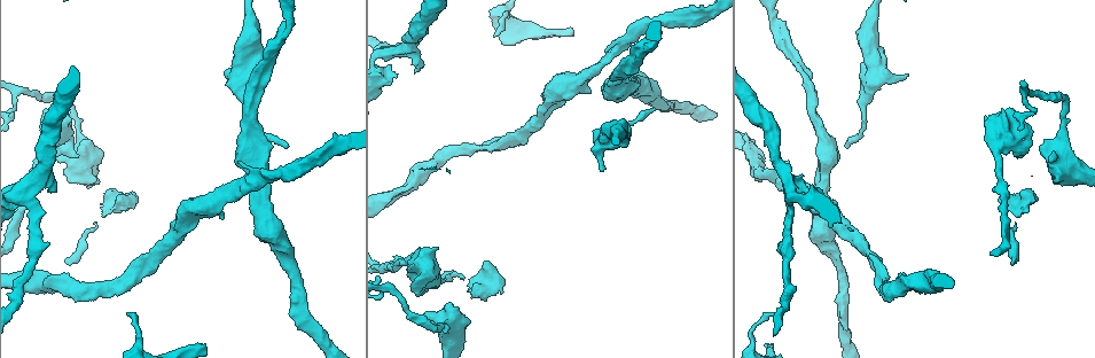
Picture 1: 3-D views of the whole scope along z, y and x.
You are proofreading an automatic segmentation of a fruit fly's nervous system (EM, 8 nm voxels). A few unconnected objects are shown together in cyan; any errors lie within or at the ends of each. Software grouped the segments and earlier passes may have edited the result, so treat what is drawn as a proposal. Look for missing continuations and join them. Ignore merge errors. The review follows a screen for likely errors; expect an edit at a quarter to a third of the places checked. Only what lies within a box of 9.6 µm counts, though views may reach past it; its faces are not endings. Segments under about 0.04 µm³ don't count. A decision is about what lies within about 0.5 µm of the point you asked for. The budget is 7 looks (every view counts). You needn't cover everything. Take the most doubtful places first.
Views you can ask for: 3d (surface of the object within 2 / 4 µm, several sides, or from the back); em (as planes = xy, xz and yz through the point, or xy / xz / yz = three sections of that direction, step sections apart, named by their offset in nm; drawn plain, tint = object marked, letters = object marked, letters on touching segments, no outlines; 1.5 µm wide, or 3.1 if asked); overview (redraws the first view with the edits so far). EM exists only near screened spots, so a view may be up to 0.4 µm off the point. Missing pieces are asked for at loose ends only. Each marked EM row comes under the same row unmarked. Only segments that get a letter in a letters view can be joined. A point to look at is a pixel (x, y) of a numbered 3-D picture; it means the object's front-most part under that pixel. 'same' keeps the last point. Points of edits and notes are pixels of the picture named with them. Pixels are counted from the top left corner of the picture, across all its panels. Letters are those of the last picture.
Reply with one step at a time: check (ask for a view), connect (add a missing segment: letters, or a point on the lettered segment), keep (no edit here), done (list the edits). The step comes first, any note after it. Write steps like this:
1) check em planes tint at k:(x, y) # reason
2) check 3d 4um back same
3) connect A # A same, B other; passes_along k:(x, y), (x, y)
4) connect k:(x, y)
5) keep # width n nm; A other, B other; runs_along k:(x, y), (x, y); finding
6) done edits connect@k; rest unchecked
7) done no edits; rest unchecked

check em xy step 8 letters at 1:(908, 75) # branch stops here

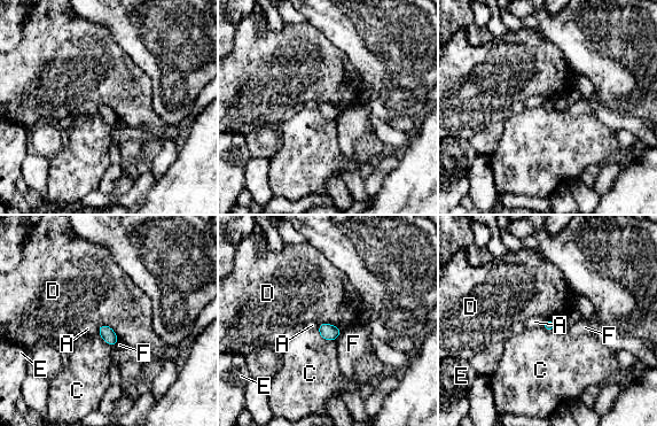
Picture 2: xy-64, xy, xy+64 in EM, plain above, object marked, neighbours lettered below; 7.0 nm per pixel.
check em planes letters same # cut it another way

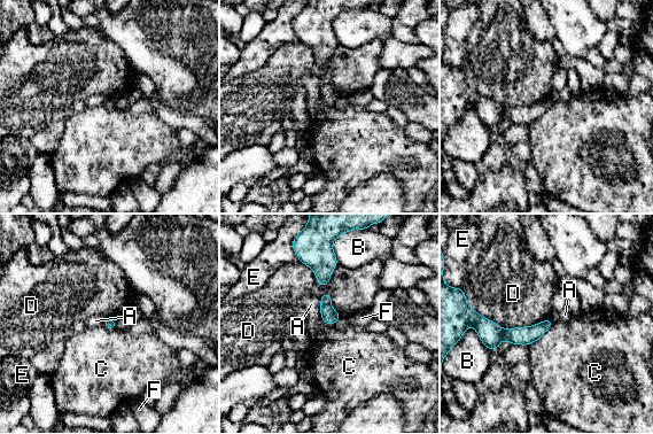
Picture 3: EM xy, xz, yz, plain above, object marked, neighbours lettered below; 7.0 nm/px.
keep # A other, B other, C other, D other, E other, F other; border 3:(552, 323), (539, 339), (528, 346); no lettered segment goes on from it

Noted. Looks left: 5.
check em xz step 8 letters at 1:(435, 250) # free end

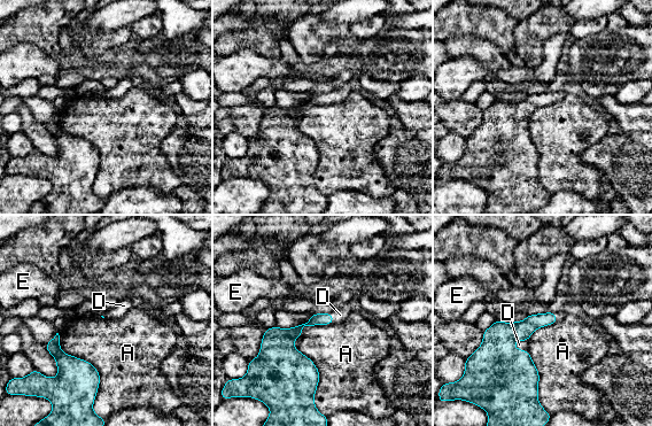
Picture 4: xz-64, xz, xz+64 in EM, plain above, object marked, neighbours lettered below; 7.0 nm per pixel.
connect D # A other, D same, E other; the cell continues

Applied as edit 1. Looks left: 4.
check em yz step 4 tint at 1:(773, 312) # thin end

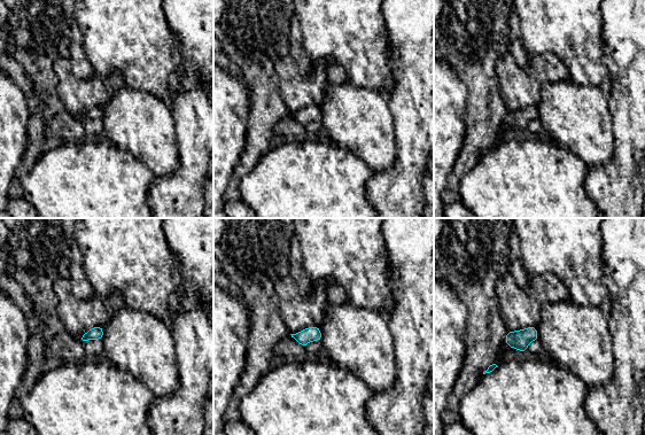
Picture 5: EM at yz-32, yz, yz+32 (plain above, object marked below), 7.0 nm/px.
check em planes letters same

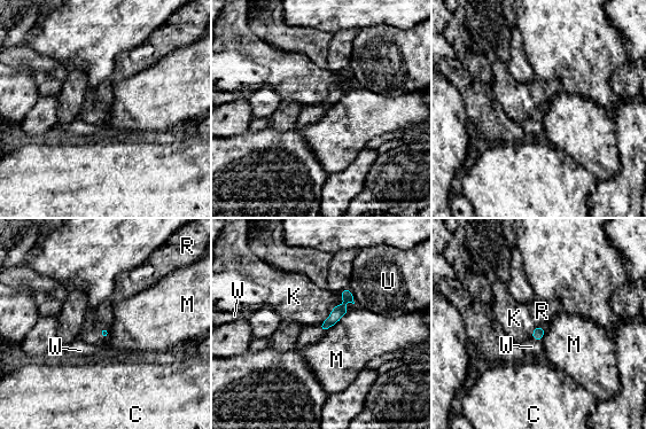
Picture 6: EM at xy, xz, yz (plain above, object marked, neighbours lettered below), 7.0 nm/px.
keep # C other, K other, M other, R other, U other, W other; border 6:(353, 303), (337, 304), (319, 324); no lettered segment goes on from it

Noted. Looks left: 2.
done edits connect@4; rest unchecked

